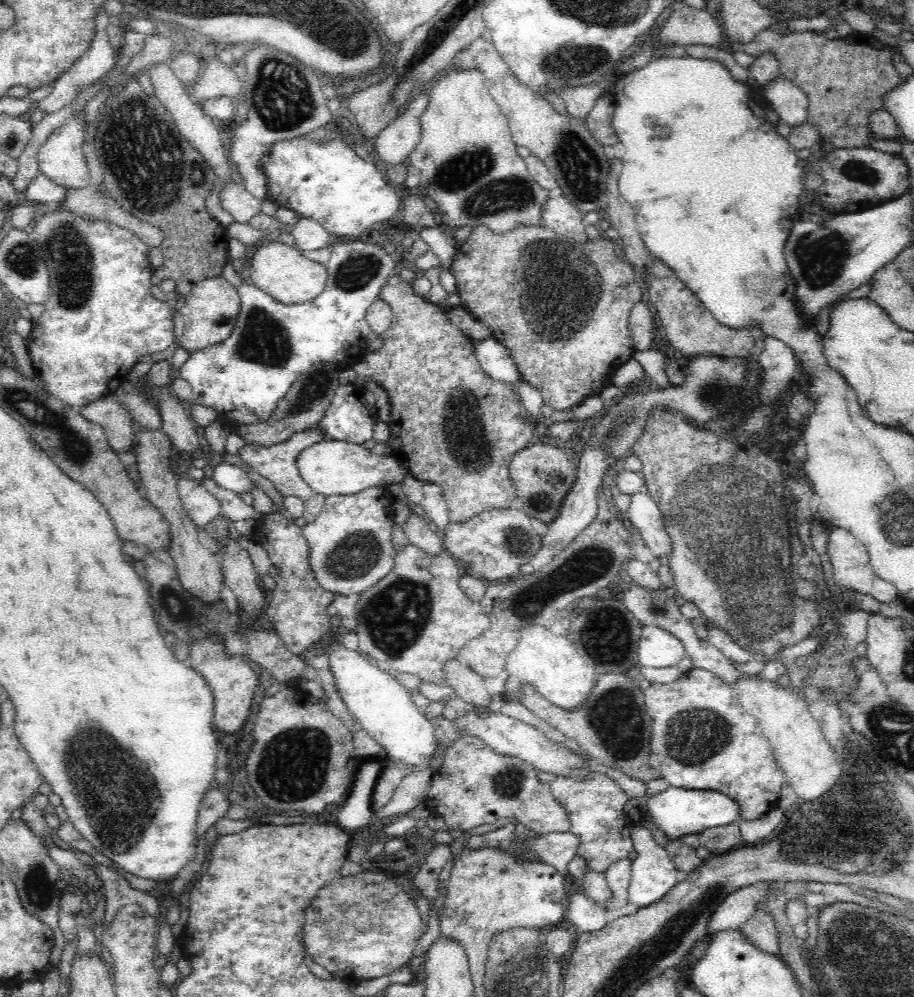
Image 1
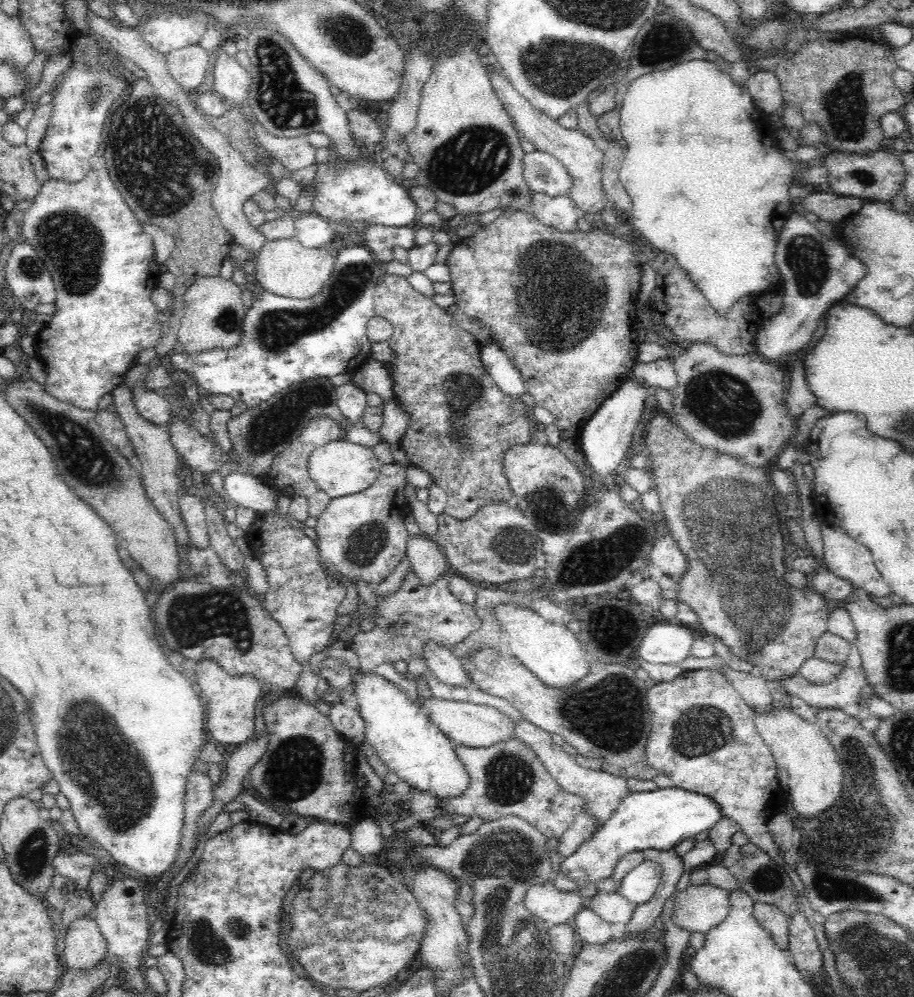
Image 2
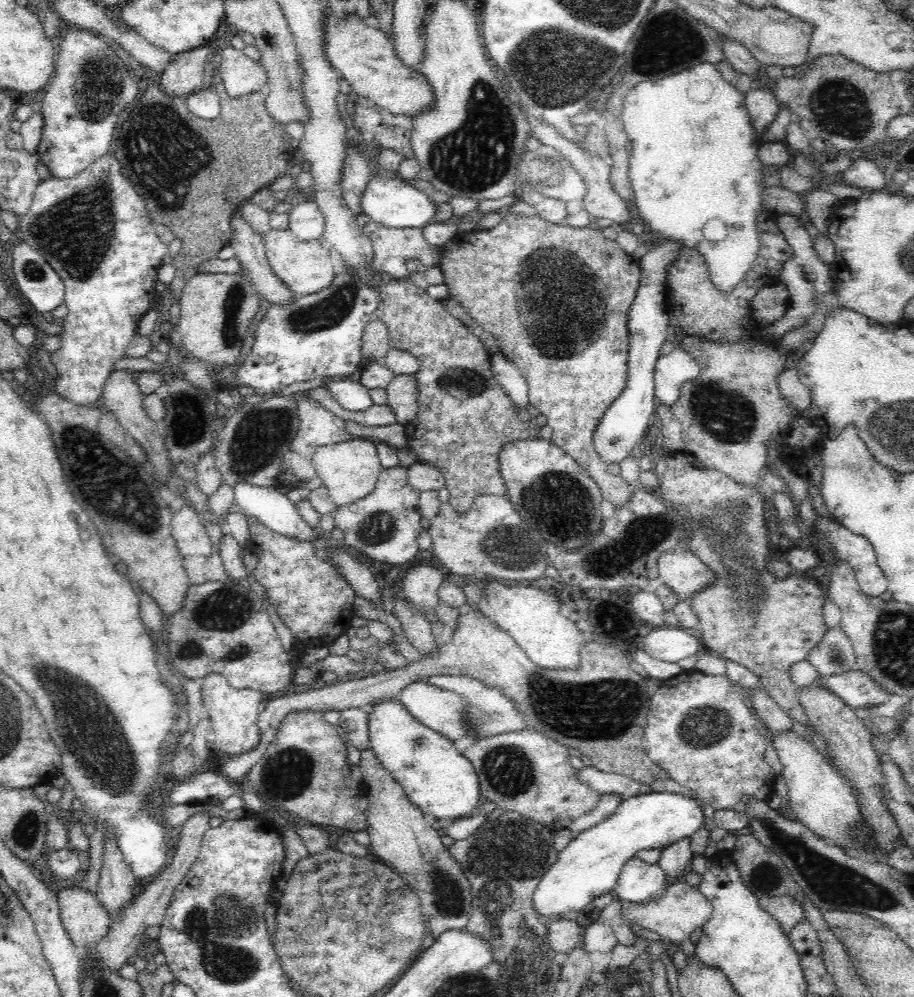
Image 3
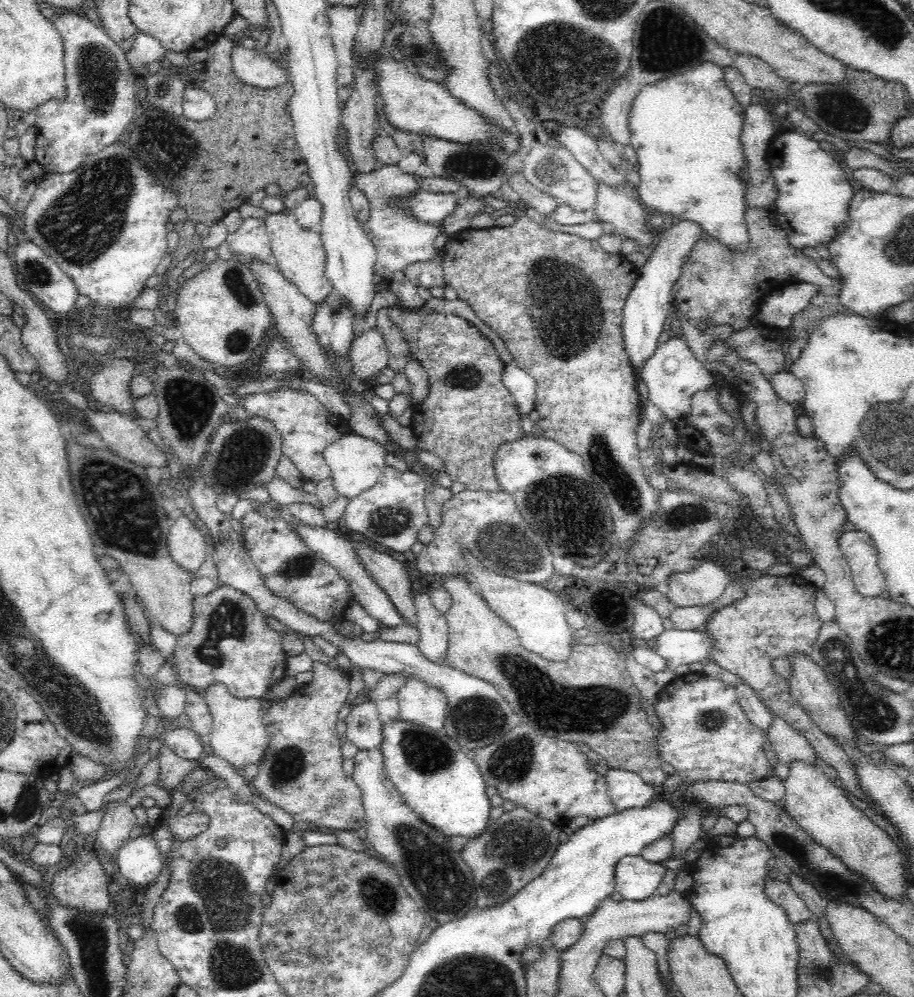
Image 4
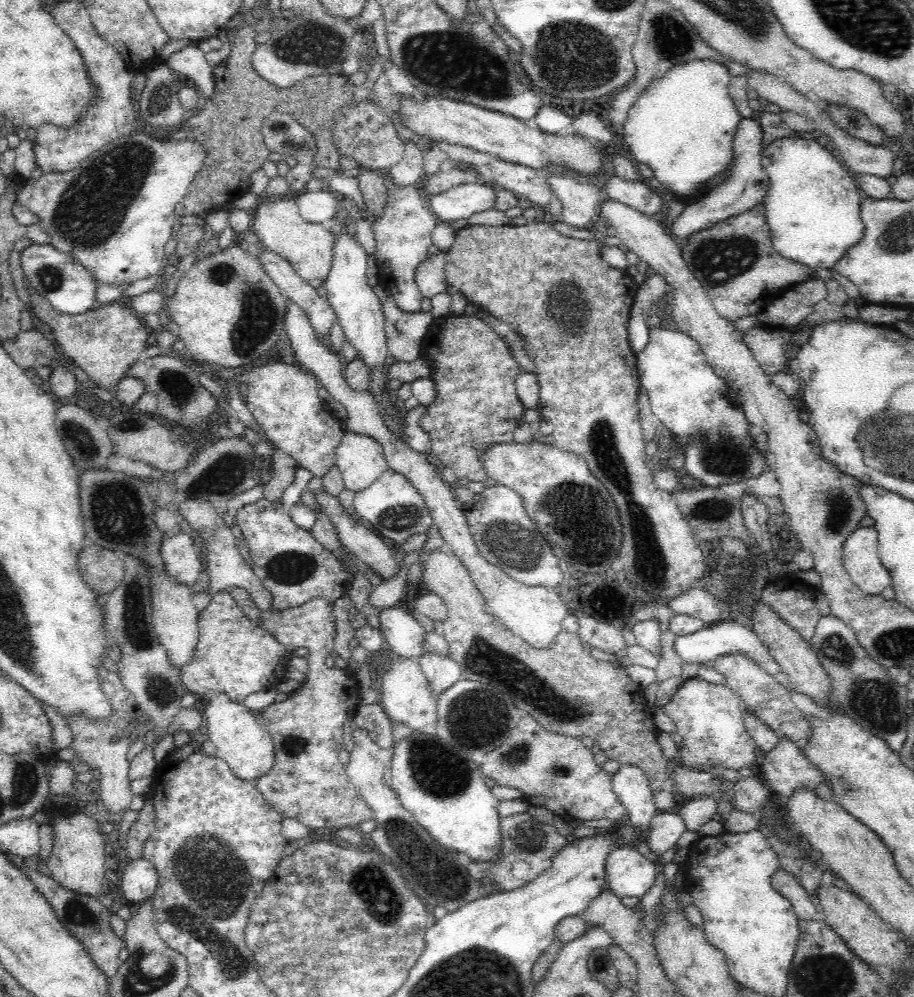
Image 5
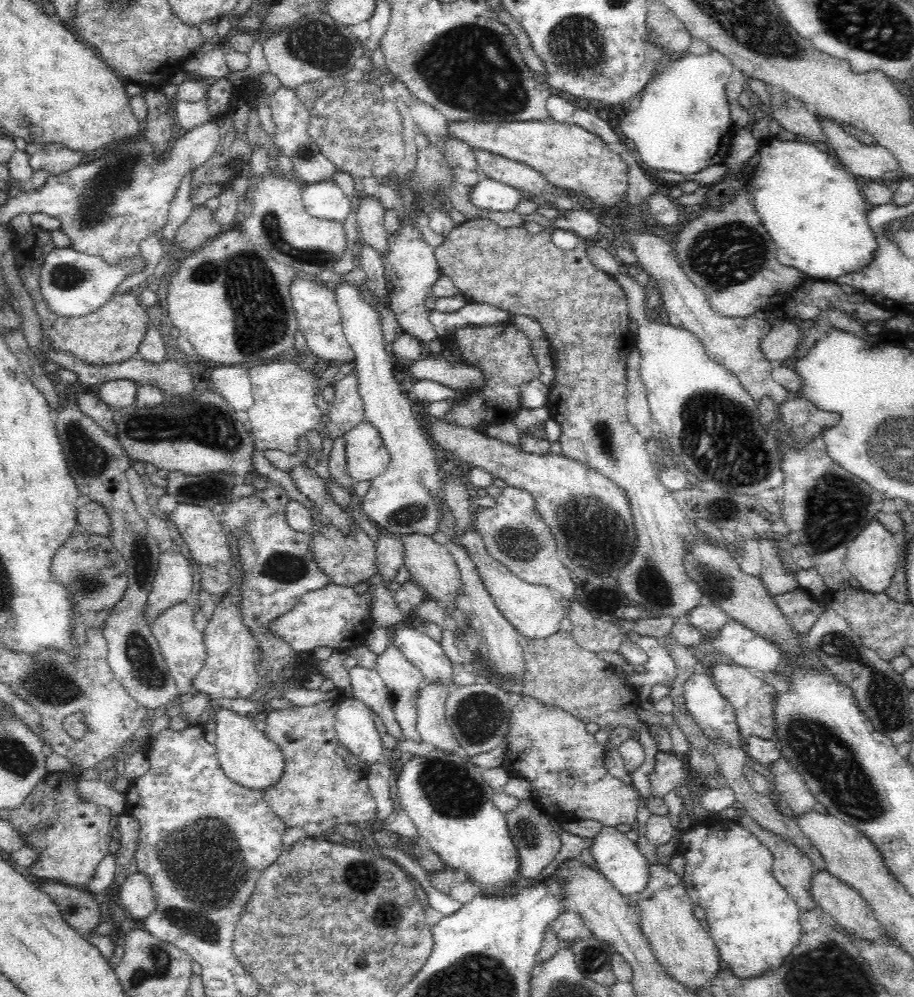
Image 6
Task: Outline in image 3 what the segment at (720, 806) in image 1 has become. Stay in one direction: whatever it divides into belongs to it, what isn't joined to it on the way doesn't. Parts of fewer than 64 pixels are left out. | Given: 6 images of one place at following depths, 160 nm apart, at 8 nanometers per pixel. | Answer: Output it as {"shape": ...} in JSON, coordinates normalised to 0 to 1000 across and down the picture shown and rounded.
{"shape":[[[702,793],[696,798],[681,803],[663,822],[642,830],[627,841],[612,855],[608,865],[595,877],[583,897],[583,910],[588,918],[606,919],[621,913],[637,913],[650,901],[671,895],[681,870],[694,857],[702,852],[725,852],[741,843],[753,842],[769,830],[770,812],[757,799],[735,794]]]}

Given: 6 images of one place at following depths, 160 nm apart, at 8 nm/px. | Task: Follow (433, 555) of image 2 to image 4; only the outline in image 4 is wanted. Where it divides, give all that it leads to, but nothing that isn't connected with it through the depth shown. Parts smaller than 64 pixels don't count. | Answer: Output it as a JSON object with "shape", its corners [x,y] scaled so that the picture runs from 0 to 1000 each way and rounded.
{"shape":[[[473,593],[457,595],[461,596],[452,600],[456,610],[456,631],[460,634],[455,647],[470,664],[486,667],[486,654],[490,648],[490,625],[487,615],[481,614],[473,604]]]}

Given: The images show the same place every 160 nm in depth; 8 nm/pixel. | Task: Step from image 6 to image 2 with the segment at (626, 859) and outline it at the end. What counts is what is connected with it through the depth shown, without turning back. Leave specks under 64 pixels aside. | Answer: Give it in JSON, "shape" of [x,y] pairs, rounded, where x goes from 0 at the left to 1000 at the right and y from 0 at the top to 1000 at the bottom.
{"shape":[[[705,862],[693,871],[678,887],[677,894],[694,908],[707,907],[724,887],[723,869],[712,863]]]}

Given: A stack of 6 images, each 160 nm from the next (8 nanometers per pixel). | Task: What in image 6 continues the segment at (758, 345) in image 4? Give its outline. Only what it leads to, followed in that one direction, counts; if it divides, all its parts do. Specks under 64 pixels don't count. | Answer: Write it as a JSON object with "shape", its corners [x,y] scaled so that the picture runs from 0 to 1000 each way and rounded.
{"shape":[[[849,320],[845,322],[842,333],[832,341],[832,350],[842,365],[853,367],[871,353],[875,337],[867,321]]]}

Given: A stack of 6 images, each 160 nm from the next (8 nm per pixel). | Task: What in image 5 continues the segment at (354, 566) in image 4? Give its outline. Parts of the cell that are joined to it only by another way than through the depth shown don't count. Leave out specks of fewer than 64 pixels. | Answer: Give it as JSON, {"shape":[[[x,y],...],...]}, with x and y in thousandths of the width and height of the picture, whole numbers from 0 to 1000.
{"shape":[[[432,608],[414,611],[414,626],[421,648],[438,659],[456,662],[465,653],[460,644],[465,632],[447,613]]]}

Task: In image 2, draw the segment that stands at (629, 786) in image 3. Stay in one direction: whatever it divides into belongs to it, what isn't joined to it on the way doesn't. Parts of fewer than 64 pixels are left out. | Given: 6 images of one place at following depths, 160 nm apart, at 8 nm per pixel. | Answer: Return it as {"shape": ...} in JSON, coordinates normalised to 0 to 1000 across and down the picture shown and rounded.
{"shape":[[[563,723],[565,737],[569,743],[574,744],[594,764],[595,770],[604,777],[608,786],[619,794],[632,798],[639,802],[637,813],[643,815],[650,821],[648,838],[672,816],[672,813],[682,805],[688,797],[685,781],[666,775],[663,771],[650,772],[639,769],[635,762],[619,755],[607,746],[603,736],[592,732],[580,723]]]}

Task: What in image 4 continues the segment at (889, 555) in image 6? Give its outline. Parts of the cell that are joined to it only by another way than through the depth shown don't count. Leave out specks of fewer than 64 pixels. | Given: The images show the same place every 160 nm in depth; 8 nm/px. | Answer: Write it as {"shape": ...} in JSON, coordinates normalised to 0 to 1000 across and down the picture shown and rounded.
{"shape":[[[923,533],[917,538],[916,546],[927,560],[940,597],[955,600],[970,593],[968,578],[960,567],[958,547],[949,534]]]}

